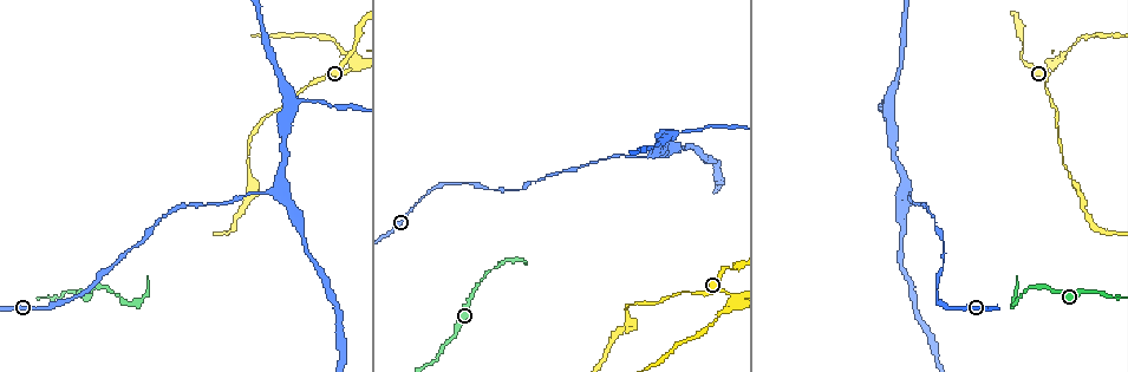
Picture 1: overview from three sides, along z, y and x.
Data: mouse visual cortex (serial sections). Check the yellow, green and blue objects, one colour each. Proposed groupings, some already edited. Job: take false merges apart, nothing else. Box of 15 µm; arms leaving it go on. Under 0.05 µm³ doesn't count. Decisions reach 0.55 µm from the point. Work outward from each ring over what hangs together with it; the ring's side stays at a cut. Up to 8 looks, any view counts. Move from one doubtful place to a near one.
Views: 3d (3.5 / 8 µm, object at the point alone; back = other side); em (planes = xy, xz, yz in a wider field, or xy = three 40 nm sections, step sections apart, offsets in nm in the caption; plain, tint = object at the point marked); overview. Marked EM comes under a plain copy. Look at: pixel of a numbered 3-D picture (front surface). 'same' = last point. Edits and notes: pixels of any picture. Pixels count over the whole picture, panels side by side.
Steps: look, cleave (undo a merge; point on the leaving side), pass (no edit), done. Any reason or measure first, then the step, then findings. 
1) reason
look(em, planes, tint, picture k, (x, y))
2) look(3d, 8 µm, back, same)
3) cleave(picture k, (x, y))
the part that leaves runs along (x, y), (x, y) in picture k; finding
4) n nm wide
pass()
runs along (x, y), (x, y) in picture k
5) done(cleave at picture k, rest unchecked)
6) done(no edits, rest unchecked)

sudden change in width
look(3d, 8 µm, picture 1, (1015, 303))

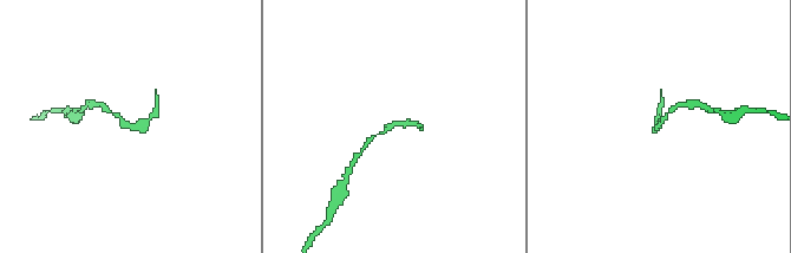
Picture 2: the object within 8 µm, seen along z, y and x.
look(3d, 3.5 µm, picture 2, (662, 122))

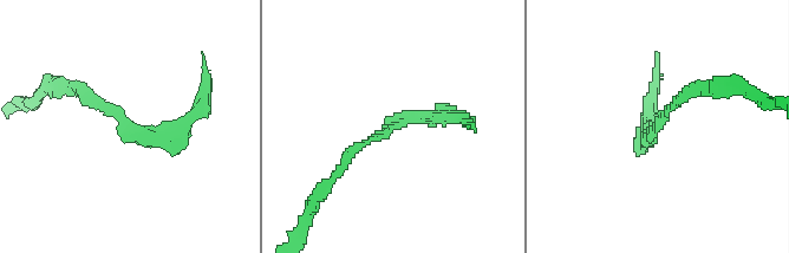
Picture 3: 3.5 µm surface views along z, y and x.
cleave(picture 3, (652, 93))
the part that leaves runs along (659, 123), (646, 137), (656, 86) in picture 3; two cells meet here

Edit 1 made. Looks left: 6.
see it whole again
look(overview)

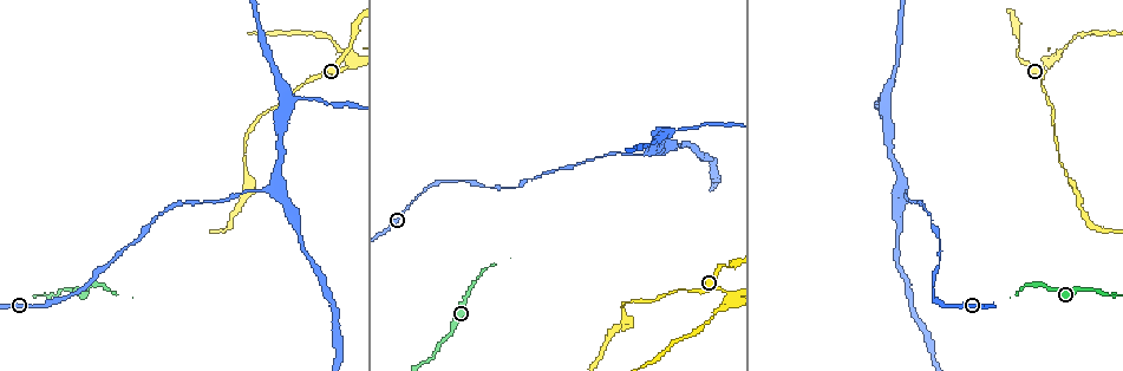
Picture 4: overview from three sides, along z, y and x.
three arms meet
look(em, planes, tint, picture 4, (903, 189))

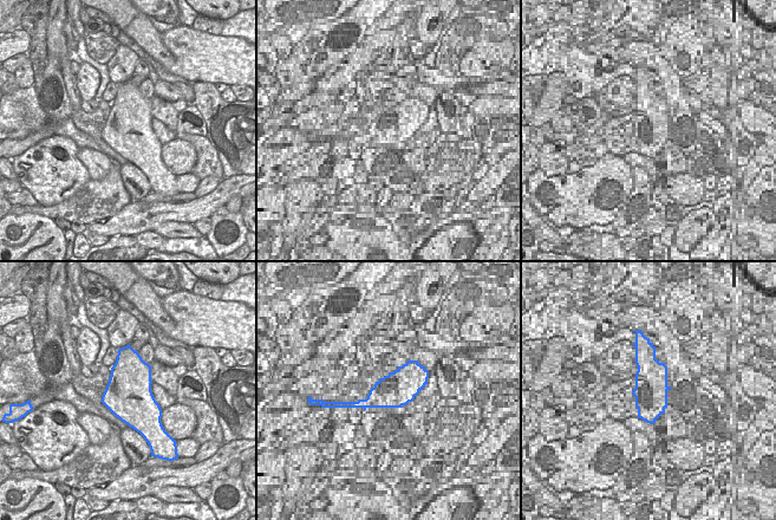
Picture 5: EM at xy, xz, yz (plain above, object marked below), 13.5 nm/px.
look(3d, 3.5 µm, same)

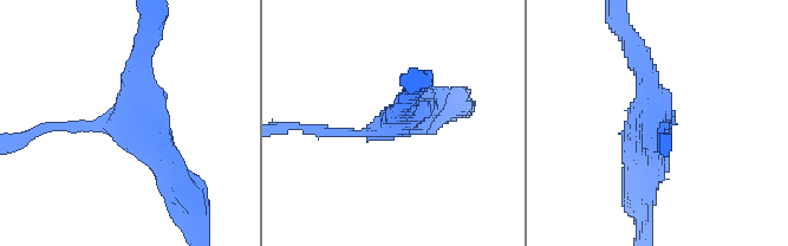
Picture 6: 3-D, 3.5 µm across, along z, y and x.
pass()
runs along (56, 125), (132, 125), (143, 50) in picture 6; all the same cell

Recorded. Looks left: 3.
branch point
look(3d, 3.5 µm, picture 4, (669, 134))

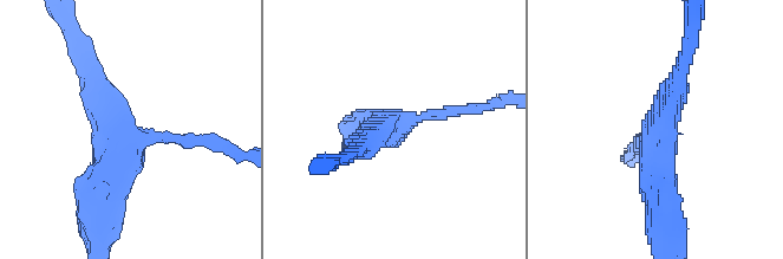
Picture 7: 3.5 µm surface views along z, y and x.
need the tissue
look(em, planes, tint, picture 7, (116, 143))

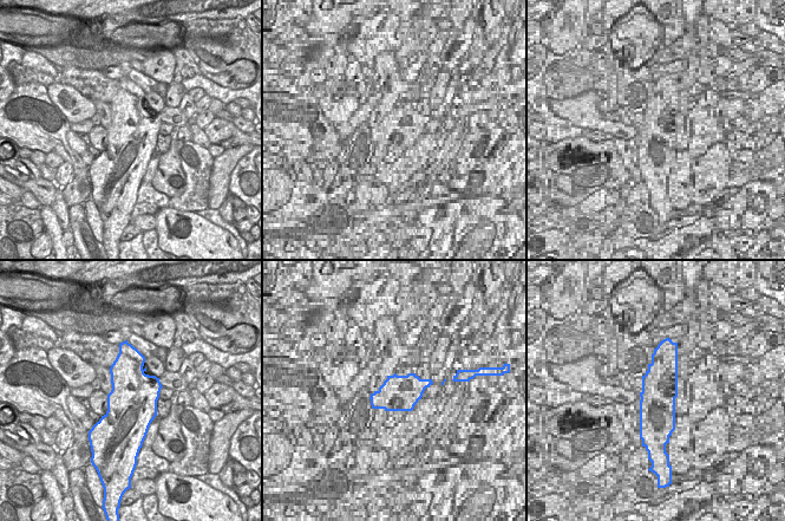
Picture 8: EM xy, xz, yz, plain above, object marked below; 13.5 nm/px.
650 nm wide
pass()
runs along (661, 219), (658, 138), (679, 73) in picture 7; one cell here

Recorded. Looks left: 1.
done(cleave at picture 3, rest unchecked)

